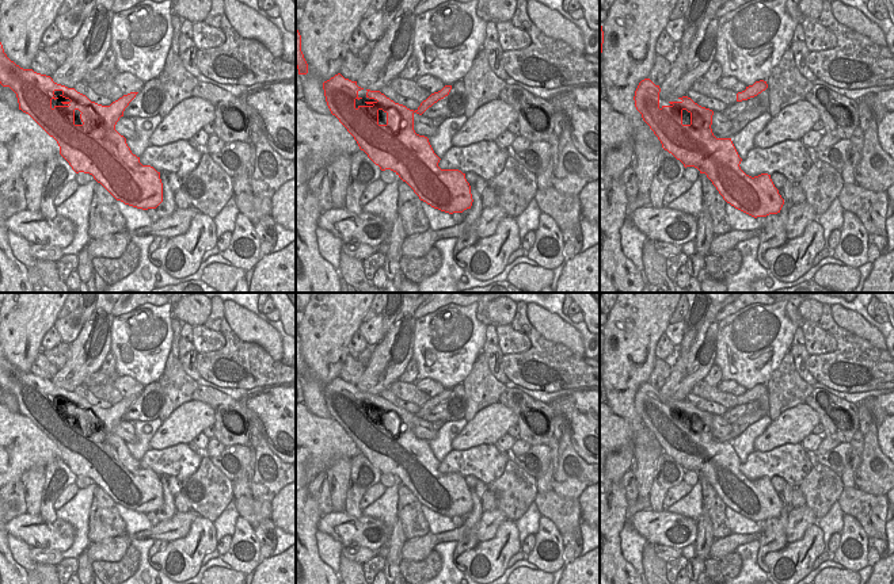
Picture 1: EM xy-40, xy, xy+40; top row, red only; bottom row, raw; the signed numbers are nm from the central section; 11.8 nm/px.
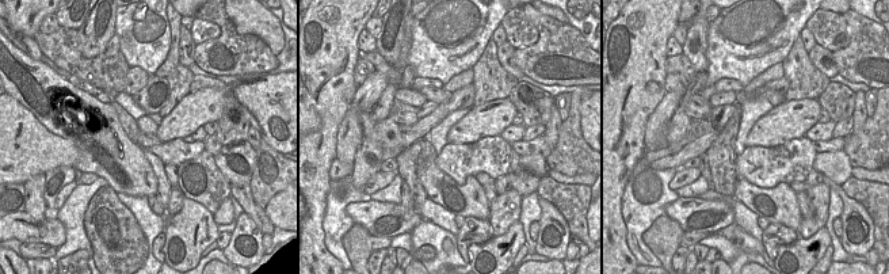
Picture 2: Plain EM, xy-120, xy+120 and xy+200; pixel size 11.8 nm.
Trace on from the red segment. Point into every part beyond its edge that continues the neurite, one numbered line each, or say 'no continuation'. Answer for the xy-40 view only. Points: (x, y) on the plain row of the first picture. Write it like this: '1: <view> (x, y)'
no continuation

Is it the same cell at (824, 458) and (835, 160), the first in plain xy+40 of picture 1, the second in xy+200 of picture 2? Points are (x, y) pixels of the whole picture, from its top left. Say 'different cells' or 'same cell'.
different cells

